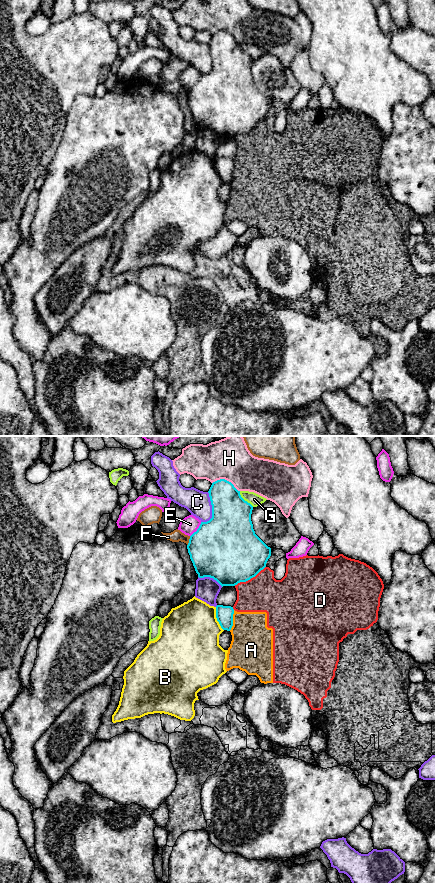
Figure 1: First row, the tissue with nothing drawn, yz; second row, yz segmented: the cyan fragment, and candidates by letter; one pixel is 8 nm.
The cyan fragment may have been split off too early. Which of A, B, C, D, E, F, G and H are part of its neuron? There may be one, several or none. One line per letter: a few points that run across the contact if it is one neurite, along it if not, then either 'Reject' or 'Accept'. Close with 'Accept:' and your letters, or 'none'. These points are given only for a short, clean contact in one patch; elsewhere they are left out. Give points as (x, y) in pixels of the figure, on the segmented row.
A: Line: yz (234, 610), (232, 625), (229, 630). Reject
B: Reject
C: Reject
D: Reject
E: Reject
F: Reject
G: Reject
H: Reject
Accept: none

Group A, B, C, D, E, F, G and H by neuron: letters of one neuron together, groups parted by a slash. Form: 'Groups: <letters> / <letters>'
Groups: A D / B / C / E / F / G / H

